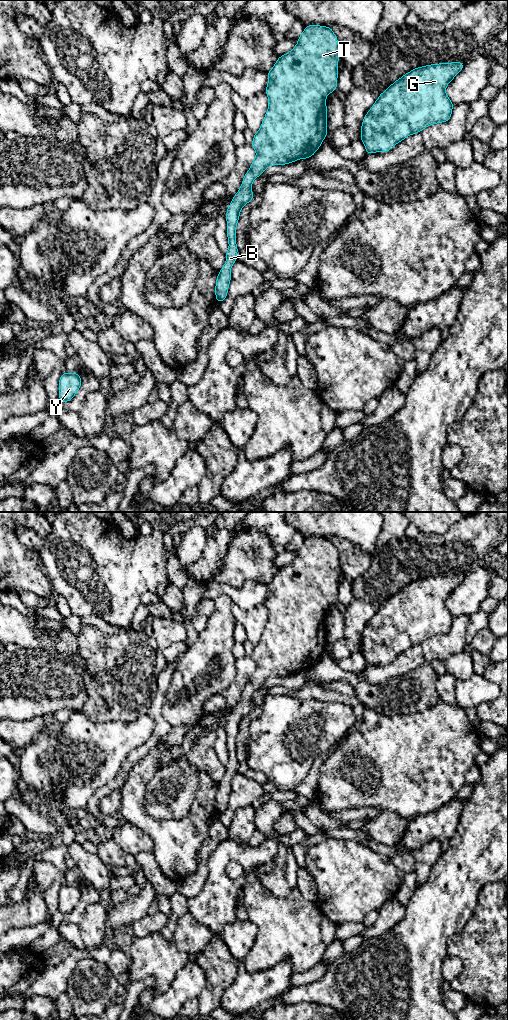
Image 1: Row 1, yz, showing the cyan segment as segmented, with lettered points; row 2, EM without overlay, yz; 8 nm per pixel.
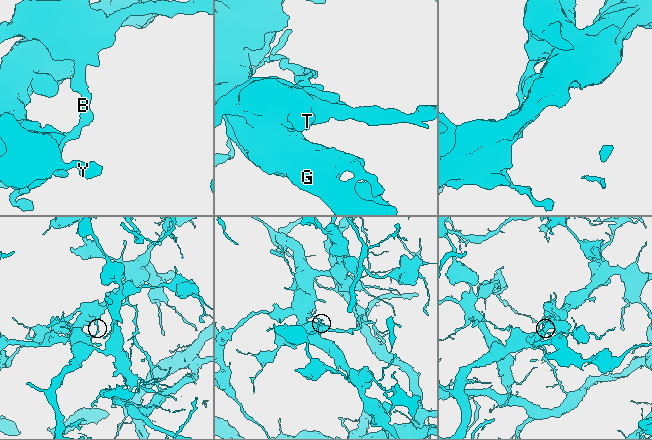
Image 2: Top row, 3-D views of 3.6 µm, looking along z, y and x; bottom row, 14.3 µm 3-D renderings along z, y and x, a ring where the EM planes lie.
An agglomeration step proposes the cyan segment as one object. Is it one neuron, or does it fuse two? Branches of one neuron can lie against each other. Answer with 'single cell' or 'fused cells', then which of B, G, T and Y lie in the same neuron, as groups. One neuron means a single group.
single cell; B G T Y

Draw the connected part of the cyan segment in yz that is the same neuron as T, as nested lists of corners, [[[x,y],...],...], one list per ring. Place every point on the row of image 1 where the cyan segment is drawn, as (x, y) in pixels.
[[[311,24],[304,28],[296,46],[279,56],[267,72],[268,109],[251,143],[256,157],[227,207],[229,248],[215,284],[219,303],[228,295],[231,267],[238,253],[236,227],[240,211],[255,196],[251,190],[255,178],[272,165],[311,158],[328,136],[326,97],[337,90],[340,56],[331,27]]]

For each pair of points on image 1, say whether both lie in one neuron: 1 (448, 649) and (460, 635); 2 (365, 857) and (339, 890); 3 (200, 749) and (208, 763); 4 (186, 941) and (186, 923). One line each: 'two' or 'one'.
1: one
2: one
3: one
4: one

